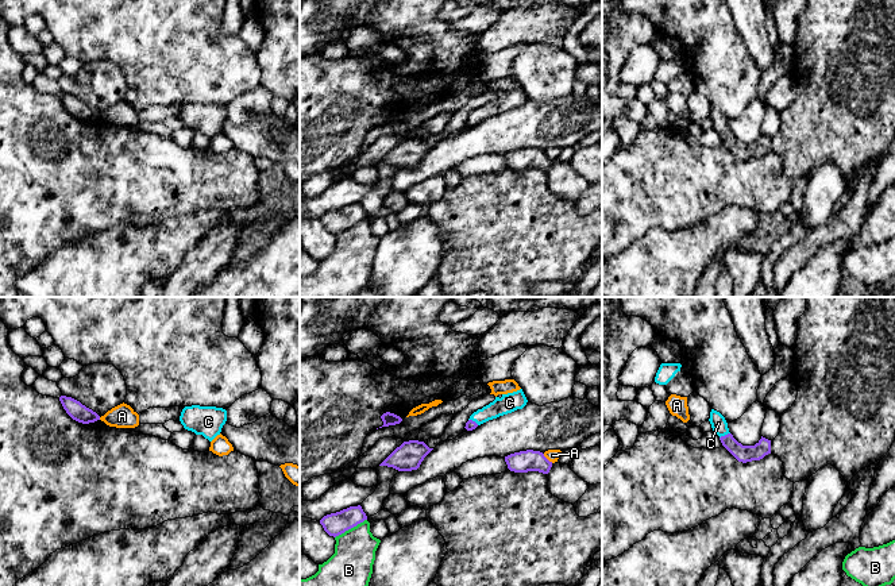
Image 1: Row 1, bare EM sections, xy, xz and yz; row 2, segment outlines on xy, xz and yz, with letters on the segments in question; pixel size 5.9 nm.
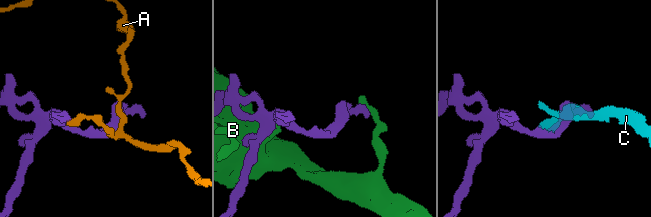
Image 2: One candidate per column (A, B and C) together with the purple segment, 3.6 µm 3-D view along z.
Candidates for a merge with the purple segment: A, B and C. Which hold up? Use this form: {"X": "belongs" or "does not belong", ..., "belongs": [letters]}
{"A": "does not belong", "B": "does not belong", "C": "belongs", "belongs": ["C"]}

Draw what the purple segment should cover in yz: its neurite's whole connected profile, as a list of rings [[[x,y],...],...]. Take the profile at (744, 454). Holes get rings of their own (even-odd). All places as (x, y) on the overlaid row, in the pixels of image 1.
[[[711,409],[709,421],[713,431],[720,436],[722,446],[738,462],[747,463],[752,460],[760,460],[765,455],[771,454],[771,440],[763,436],[755,446],[742,446],[738,443],[729,432],[728,423],[720,412]]]

